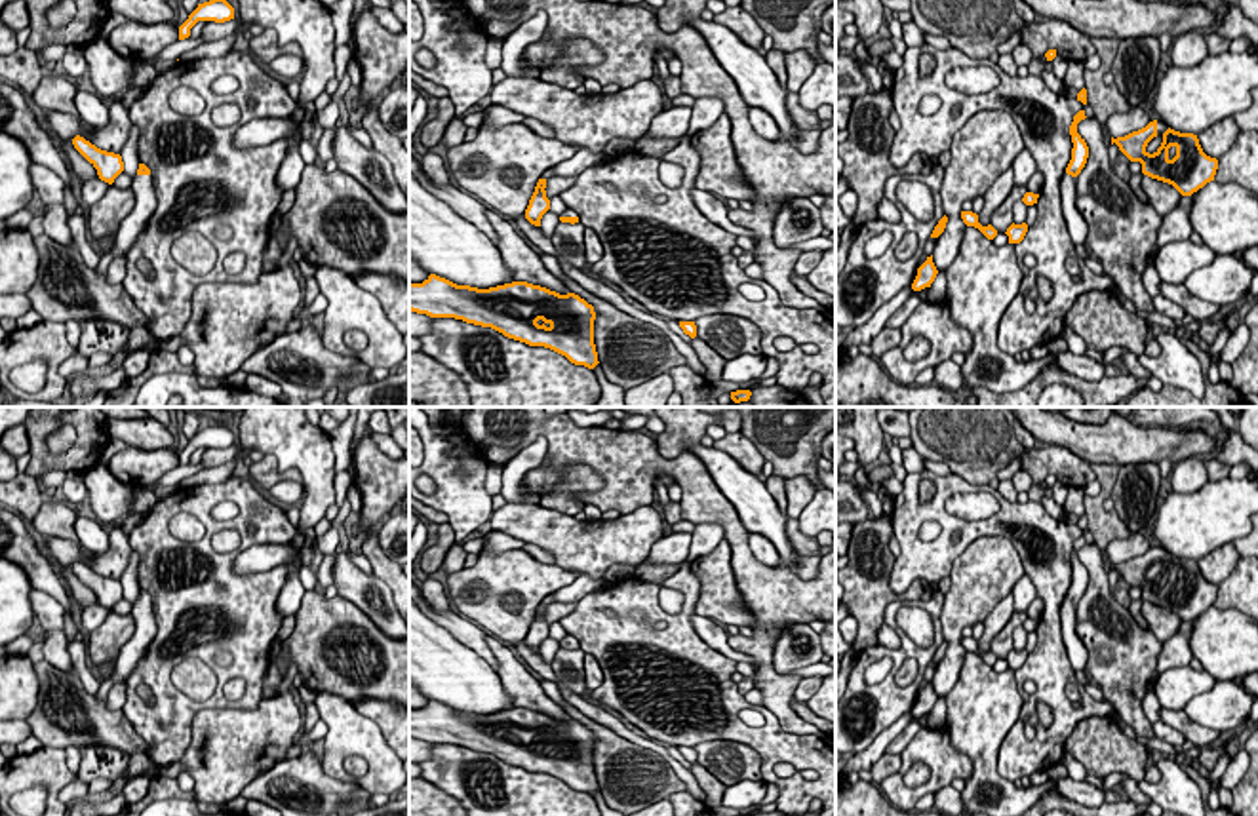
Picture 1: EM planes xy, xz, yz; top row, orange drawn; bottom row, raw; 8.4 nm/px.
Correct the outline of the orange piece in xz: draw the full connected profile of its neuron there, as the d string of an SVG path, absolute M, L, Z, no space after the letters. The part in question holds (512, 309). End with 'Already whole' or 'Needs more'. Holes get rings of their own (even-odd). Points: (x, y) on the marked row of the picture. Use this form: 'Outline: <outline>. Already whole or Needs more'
Outline: M430 274L423 283L409 283L409 310L491 327L529 346L550 348L588 369L600 363L594 306L575 293L560 295L527 282L478 289Z. Already whole

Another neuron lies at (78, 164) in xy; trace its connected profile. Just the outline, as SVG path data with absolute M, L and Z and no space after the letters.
M63 139L63 143L59 145L65 160L70 164L70 173L76 175L82 185L99 177L97 169L93 167L93 164L89 164L72 145L70 139Z

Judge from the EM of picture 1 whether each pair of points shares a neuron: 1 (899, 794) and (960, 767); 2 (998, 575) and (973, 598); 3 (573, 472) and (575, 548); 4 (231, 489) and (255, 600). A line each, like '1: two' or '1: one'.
1: one
2: one
3: two
4: one

